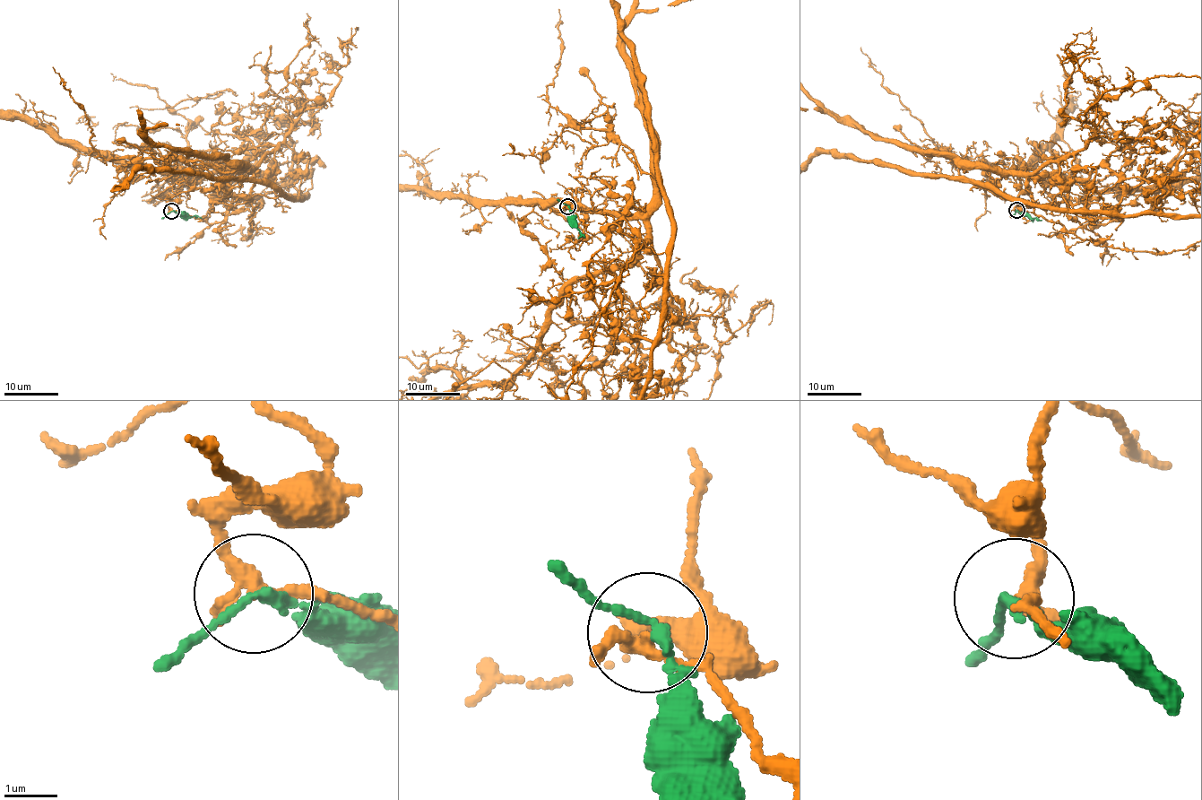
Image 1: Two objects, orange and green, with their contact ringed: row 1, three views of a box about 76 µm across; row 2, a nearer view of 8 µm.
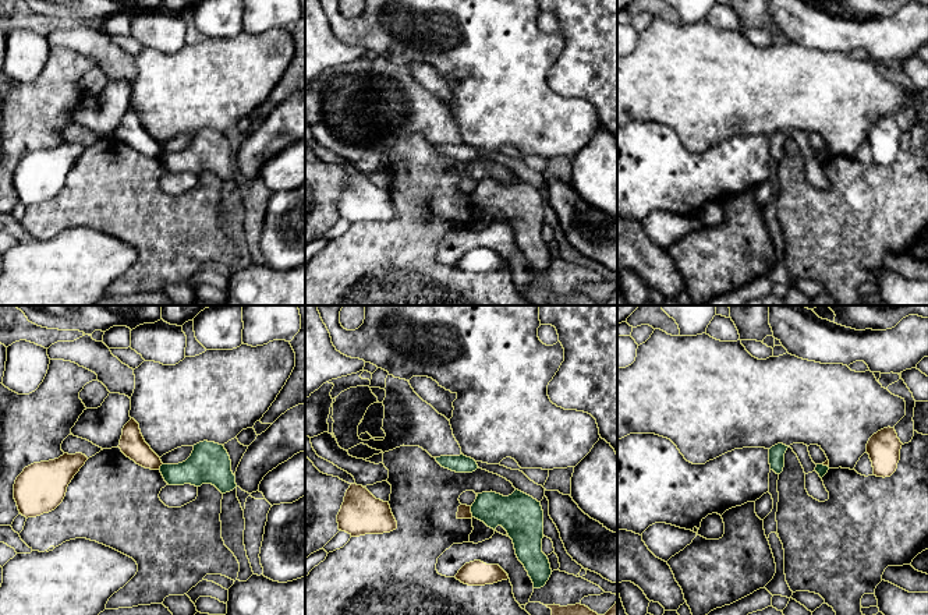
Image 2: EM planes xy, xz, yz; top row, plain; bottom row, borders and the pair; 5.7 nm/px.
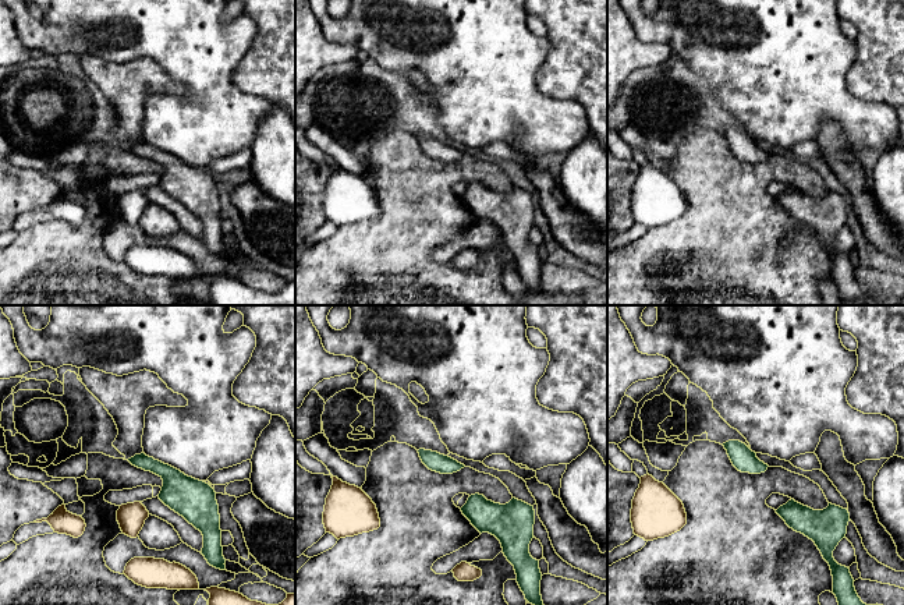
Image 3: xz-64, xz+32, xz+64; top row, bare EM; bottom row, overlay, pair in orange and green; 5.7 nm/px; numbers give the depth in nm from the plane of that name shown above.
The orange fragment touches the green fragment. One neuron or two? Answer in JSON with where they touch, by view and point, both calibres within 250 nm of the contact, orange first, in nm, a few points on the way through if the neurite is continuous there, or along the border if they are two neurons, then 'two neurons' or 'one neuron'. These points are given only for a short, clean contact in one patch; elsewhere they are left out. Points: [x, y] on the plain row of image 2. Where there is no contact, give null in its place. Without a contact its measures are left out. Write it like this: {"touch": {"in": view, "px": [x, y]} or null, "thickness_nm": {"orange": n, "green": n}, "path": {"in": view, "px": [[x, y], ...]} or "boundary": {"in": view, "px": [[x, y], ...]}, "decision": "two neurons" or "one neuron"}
{"touch": {"in": "xz", "px": [470, 200]}, "thickness_nm": {"orange": 80, "green": 200}, "boundary": {"in": "xz", "px": [[470, 194], [473, 204]]}, "decision": "two neurons"}

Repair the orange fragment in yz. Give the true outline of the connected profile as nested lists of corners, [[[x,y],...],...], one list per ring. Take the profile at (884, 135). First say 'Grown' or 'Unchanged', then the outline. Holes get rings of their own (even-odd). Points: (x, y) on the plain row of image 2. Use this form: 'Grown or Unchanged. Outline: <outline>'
Unchanged. Outline: [[[883,116],[874,121],[867,131],[867,141],[872,149],[874,163],[890,165],[900,148],[902,130],[895,116]]]

